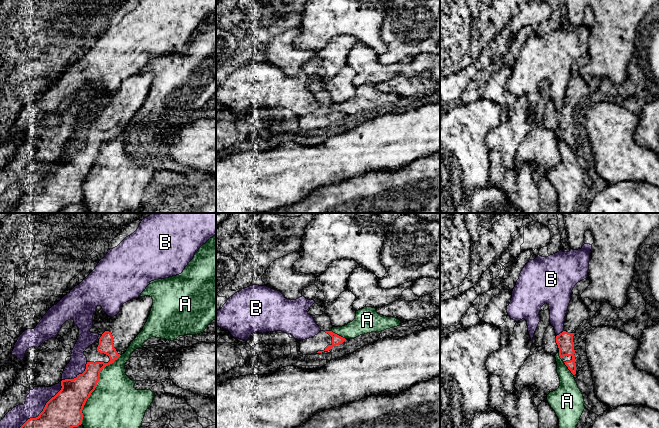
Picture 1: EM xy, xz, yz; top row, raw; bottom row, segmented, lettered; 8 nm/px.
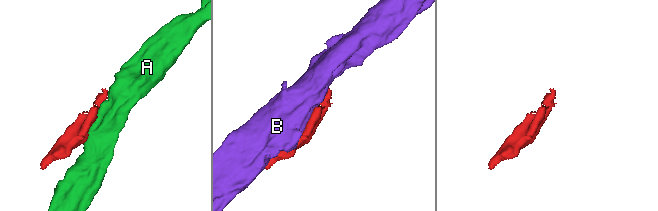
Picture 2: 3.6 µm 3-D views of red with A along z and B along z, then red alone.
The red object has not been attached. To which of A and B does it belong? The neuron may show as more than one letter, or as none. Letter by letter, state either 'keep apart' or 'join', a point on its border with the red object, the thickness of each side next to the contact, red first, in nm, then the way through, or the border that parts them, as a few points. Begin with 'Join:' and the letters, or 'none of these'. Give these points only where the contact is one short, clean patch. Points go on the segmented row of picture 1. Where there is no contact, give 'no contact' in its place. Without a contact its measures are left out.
Join: none of these
A: keep apart; contact xy (95, 387); calibres 240 and 400 nm
B: keep apart; contact xy (58, 392); calibres 280 and 160 nm

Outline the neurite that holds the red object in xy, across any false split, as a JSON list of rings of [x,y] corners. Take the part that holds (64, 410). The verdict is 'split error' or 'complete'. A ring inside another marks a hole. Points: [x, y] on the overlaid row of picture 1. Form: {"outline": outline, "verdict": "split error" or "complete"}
{"outline": [[[138,297],[124,303],[120,307],[120,312],[114,317],[109,317],[101,306],[97,306],[90,332],[98,333],[99,337],[84,351],[87,358],[85,371],[74,379],[62,380],[61,390],[46,403],[39,416],[28,419],[20,428],[73,428],[81,425],[83,407],[97,386],[101,370],[118,359],[143,330],[152,305],[152,297]]], "verdict": "split error"}

